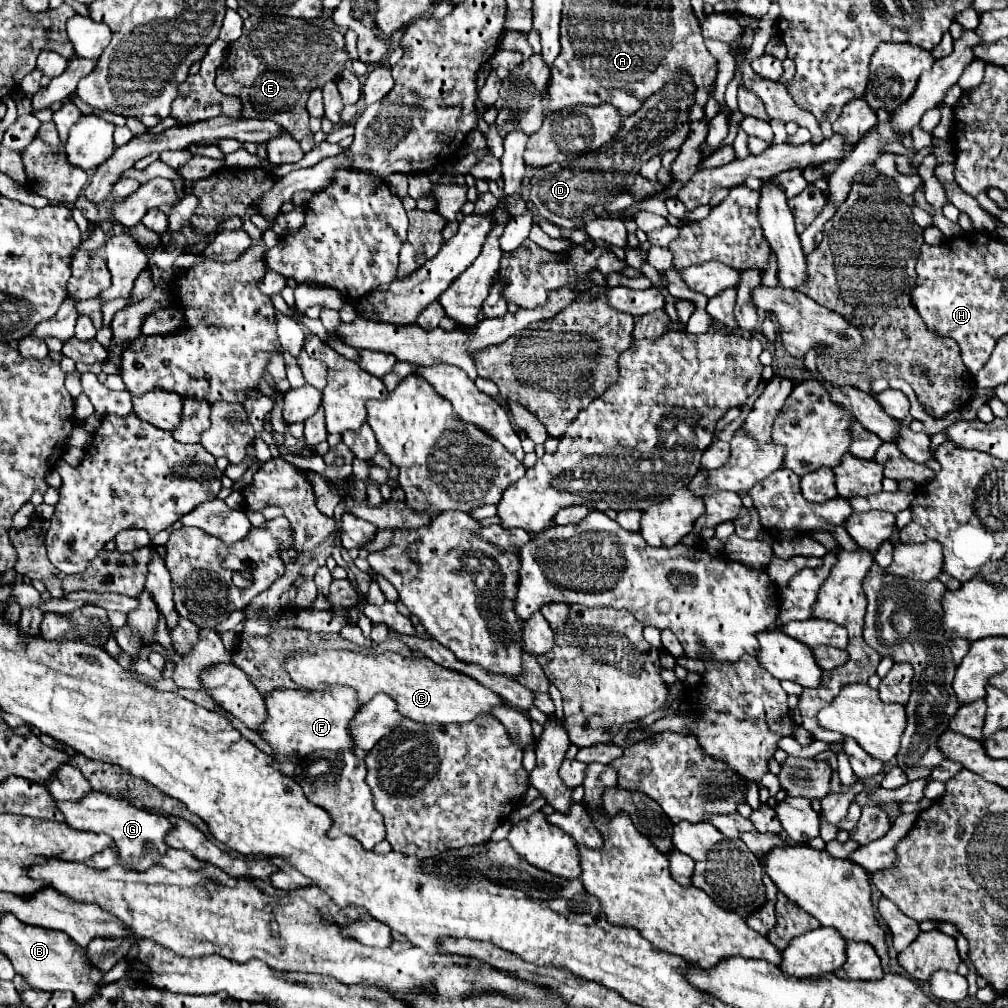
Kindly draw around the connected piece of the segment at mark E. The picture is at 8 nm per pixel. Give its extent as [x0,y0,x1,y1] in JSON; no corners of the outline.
[216,17,350,141]

